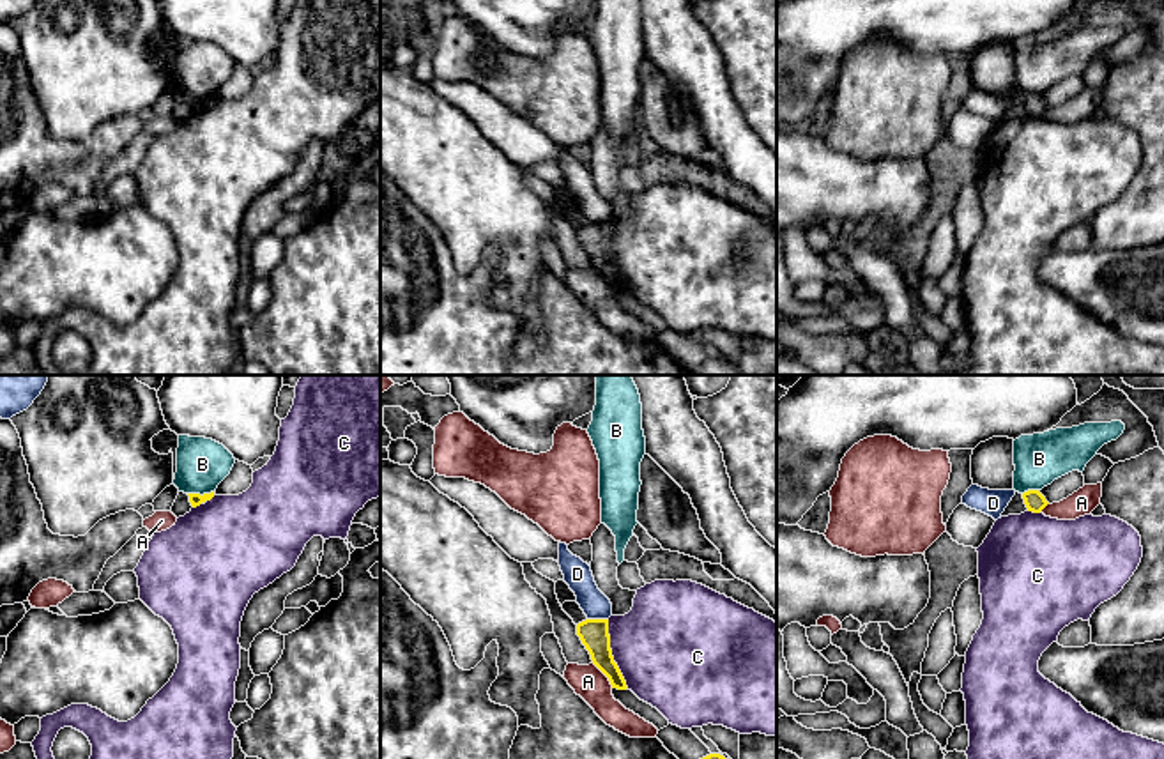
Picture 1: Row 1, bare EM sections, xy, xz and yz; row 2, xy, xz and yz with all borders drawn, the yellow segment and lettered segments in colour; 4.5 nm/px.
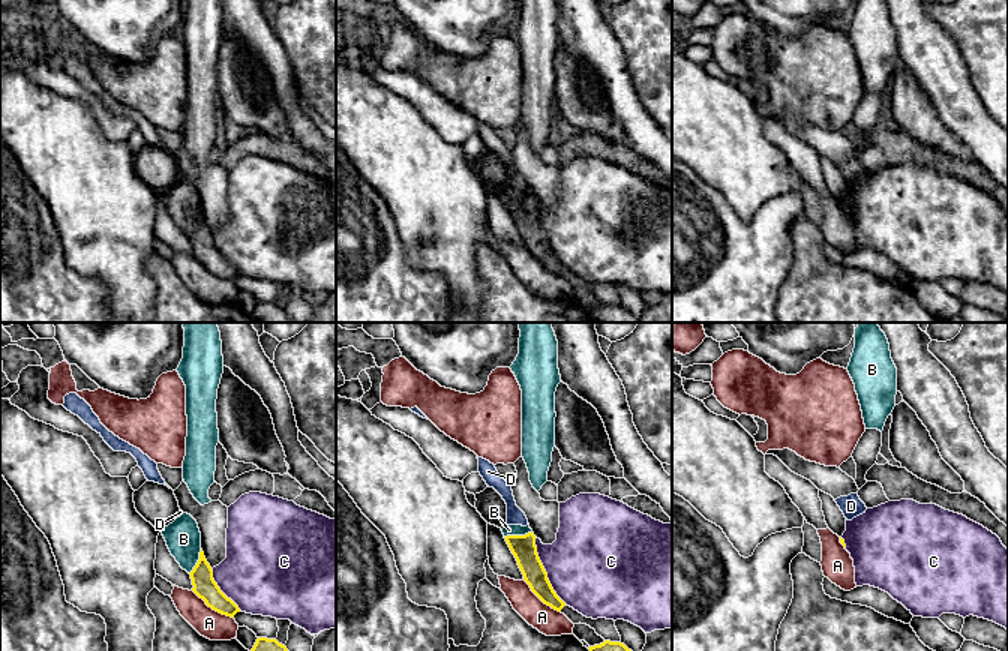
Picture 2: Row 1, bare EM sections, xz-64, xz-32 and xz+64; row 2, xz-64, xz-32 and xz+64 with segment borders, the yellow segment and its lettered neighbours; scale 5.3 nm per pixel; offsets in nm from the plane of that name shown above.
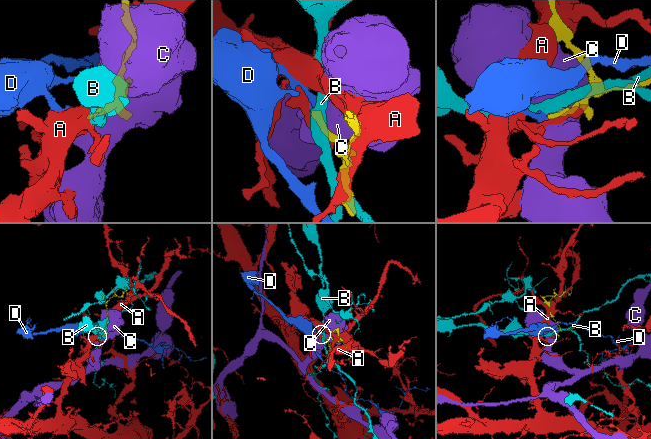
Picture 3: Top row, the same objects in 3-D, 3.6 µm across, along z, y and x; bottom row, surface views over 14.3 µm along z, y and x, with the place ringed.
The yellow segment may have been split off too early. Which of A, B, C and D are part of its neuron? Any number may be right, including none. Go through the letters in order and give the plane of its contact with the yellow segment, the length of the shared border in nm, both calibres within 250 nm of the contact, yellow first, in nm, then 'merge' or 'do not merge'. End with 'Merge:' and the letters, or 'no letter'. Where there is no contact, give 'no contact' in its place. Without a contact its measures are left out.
A: xz | 160 nm | 130/150 nm | do not merge
B: xy | 120 nm | 60/240 nm | do not merge
C: xz | 320 nm | 130/460 nm | do not merge
D: xz | 100 nm | 130/130 nm | do not merge
Merge: no letter

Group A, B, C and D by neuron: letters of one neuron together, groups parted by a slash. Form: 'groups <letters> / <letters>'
groups A / B / C / D

